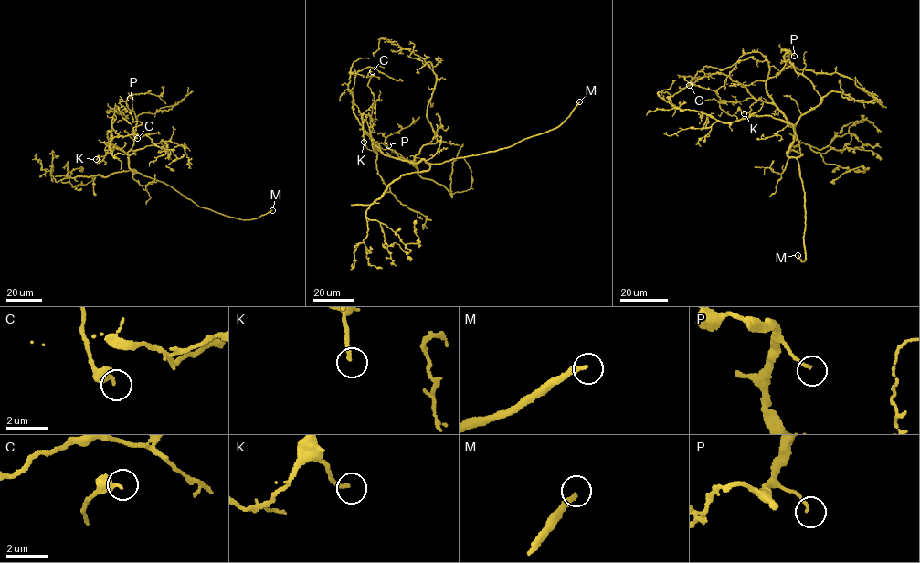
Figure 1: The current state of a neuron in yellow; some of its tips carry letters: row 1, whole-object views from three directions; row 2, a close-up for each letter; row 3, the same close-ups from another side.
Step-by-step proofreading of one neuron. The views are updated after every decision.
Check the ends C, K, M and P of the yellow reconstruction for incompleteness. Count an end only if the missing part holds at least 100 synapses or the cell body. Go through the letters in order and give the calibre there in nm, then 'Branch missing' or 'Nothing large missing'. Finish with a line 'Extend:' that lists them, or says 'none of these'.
C: Thickness 380 nm. Nothing large missing
K: Thickness 190 nm. Nothing large missing
M: Thickness 220 nm. Branch missing
P: Thickness 130 nm. Nothing large missing
Extend: M

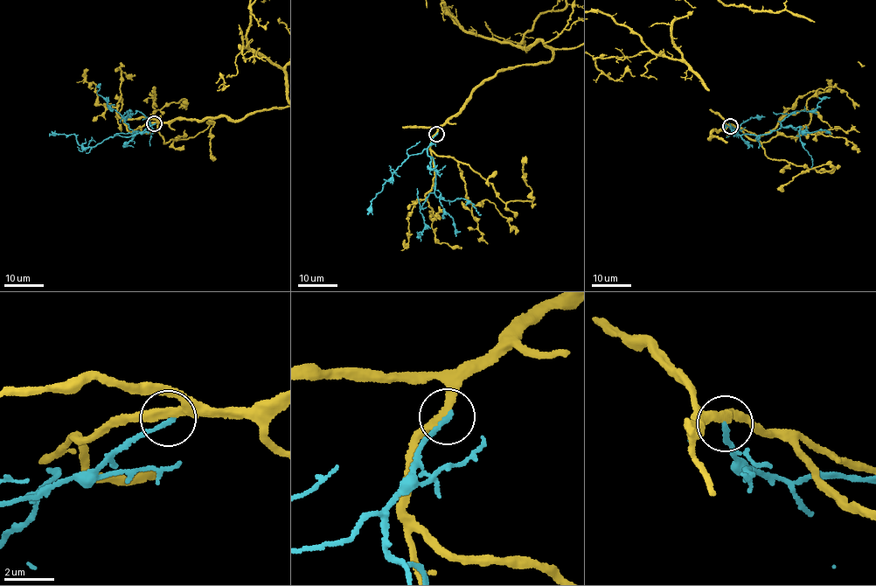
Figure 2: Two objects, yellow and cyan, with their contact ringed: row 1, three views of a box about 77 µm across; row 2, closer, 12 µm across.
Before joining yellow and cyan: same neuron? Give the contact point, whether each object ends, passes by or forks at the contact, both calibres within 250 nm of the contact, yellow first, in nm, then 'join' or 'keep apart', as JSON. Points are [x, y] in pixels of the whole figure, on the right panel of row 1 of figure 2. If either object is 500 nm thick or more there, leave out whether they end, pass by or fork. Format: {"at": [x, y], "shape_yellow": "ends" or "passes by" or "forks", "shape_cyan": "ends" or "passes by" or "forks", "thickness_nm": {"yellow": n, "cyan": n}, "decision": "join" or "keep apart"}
{"at": [730, 126], "shape_yellow": "passes by", "shape_cyan": "ends", "thickness_nm": {"yellow": 320, "cyan": 180}, "decision": "keep apart"}

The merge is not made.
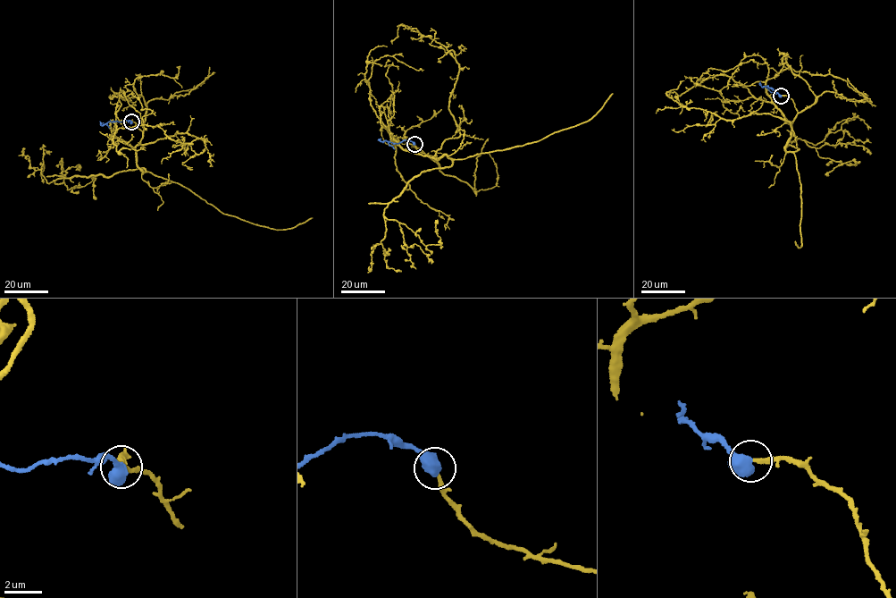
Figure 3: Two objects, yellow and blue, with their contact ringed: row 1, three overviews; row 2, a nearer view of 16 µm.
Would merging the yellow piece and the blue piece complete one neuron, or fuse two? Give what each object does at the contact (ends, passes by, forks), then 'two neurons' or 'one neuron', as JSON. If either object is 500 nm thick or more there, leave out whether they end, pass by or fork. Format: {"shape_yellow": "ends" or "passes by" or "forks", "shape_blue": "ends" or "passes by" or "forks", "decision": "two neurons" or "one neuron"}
{"shape_yellow": "ends", "shape_blue": "passes by", "decision": "one neuron"}

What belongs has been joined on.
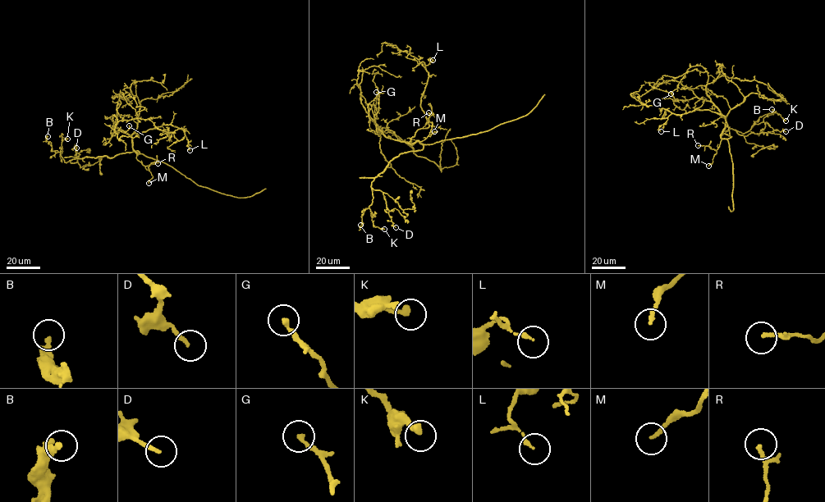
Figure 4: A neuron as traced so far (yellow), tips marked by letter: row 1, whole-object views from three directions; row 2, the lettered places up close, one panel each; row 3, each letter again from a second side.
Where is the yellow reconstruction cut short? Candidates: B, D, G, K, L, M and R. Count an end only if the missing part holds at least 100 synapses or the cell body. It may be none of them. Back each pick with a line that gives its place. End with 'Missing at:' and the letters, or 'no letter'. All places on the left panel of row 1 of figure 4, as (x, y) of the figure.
Missing at: no letter

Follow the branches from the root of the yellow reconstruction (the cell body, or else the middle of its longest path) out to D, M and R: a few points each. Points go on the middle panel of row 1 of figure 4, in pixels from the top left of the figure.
D: (413, 143), (418, 141), (423, 148), (394, 157), (371, 186), (382, 192), (389, 216), (396, 227)
M: (413, 143), (419, 142), (437, 131), (434, 131)
R: (413, 143), (419, 142), (429, 134), (433, 123), (428, 120), (428, 112)

